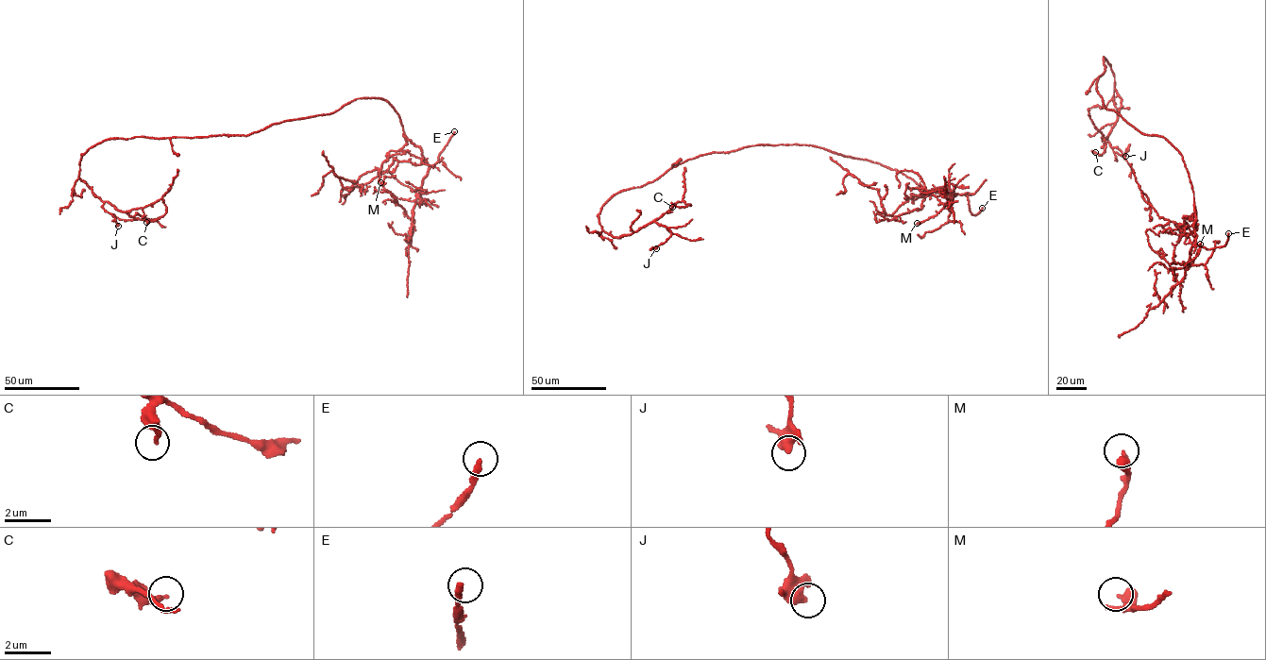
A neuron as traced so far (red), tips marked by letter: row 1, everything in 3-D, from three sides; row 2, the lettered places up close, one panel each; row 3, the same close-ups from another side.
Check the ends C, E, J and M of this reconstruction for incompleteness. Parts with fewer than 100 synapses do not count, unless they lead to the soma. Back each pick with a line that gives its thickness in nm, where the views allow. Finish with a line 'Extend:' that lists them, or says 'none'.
E: 260 nm
Extend: E

